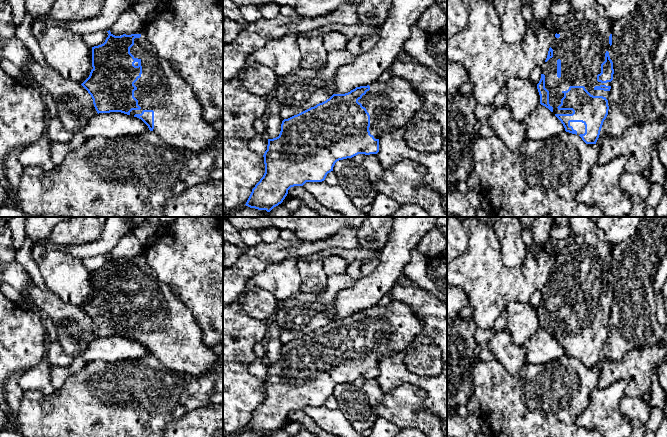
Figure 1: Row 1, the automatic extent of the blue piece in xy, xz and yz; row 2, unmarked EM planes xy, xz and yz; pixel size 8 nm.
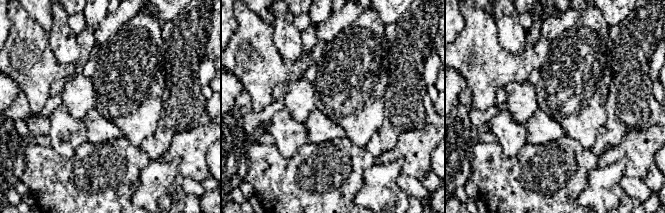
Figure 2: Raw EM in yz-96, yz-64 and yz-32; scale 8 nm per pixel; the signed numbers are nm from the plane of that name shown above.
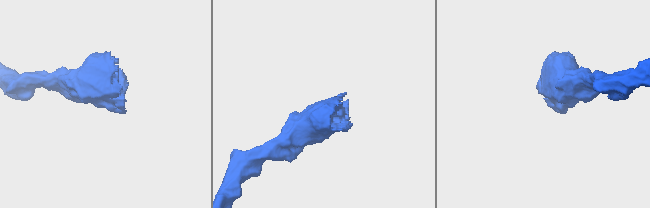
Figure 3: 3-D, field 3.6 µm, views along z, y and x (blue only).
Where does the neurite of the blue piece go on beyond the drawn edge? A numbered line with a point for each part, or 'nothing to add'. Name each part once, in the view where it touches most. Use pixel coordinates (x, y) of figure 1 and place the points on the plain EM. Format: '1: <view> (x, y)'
1: xy (178, 341)

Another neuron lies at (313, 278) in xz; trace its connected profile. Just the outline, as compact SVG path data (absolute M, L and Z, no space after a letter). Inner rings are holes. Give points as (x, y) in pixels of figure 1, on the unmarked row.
M302 257L297 267L301 276L300 292L319 295L326 290L328 275L323 270L323 260Z

